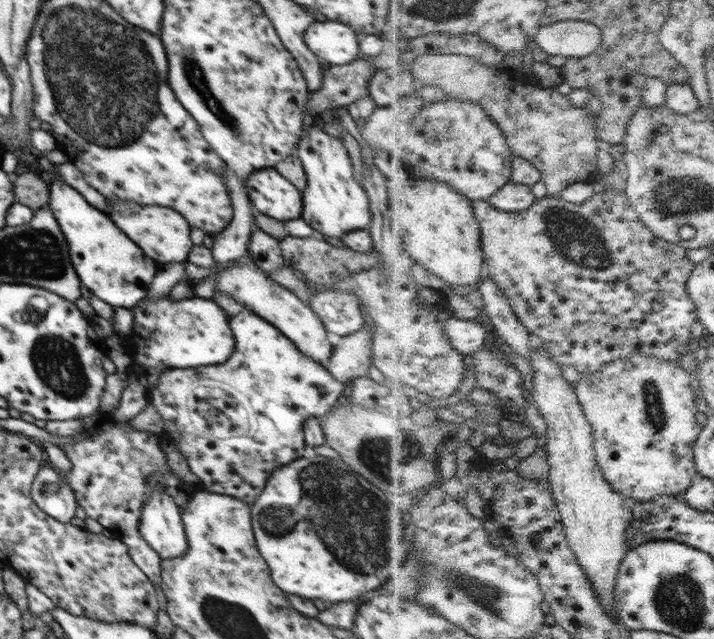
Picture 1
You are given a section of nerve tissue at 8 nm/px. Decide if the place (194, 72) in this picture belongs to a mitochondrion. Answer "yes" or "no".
yes

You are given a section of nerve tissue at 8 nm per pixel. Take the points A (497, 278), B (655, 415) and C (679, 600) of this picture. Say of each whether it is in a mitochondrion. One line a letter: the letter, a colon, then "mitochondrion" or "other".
A: other
B: mitochondrion
C: mitochondrion

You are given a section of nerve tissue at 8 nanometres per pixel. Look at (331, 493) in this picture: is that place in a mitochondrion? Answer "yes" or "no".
yes

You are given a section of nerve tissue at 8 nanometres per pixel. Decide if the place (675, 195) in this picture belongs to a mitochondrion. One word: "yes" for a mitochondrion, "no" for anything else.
yes

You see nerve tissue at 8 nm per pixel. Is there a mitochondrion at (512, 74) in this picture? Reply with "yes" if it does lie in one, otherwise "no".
no

